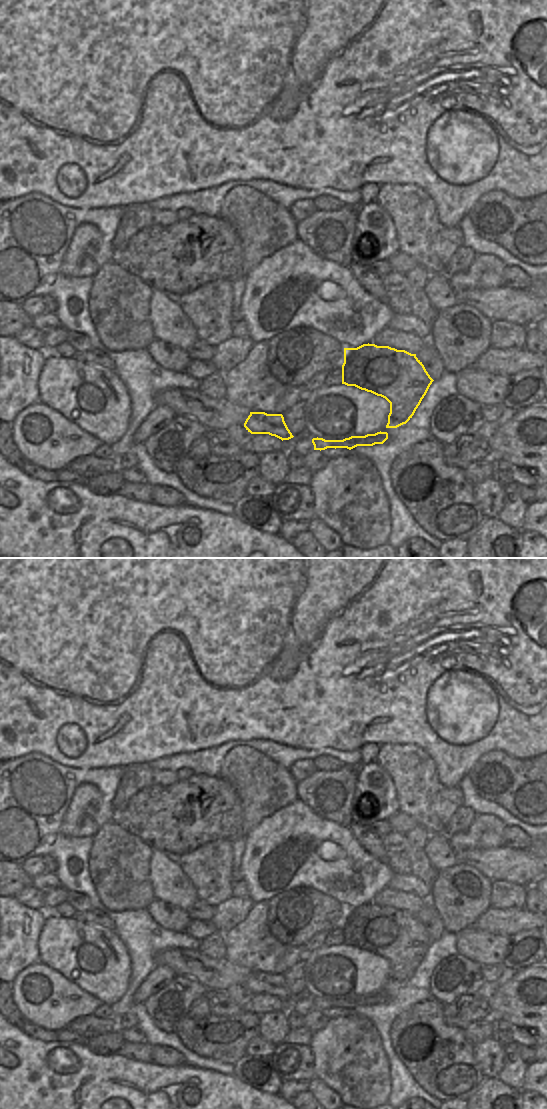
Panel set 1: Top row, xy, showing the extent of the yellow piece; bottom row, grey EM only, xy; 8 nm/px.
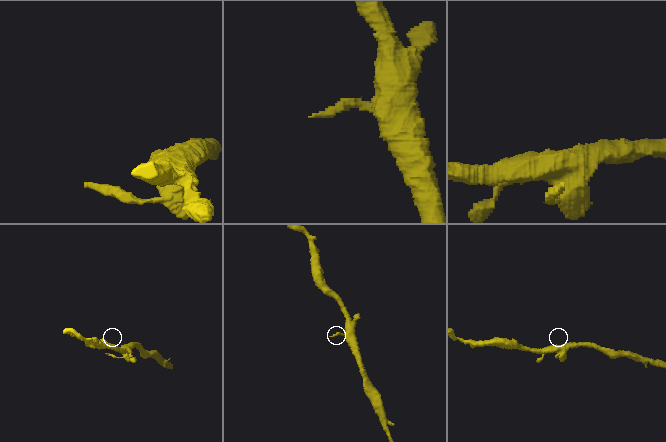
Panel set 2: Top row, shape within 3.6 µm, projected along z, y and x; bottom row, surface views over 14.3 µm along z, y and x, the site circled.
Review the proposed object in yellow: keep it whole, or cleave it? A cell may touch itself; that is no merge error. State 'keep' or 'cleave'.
keep

